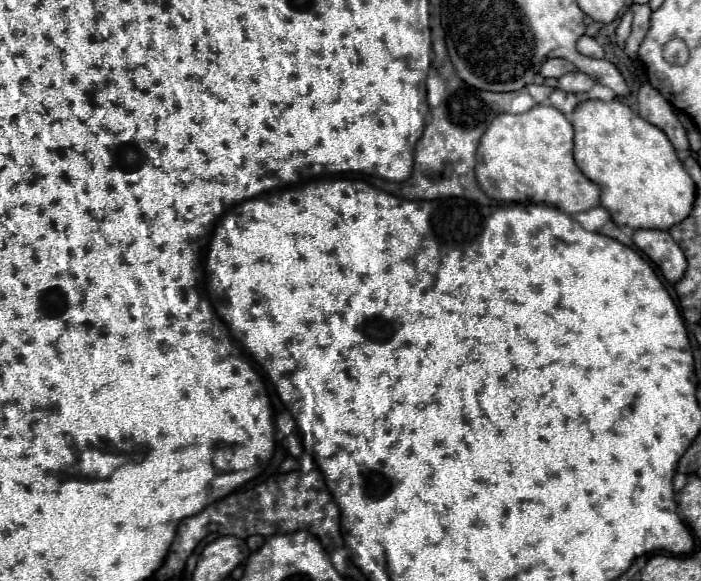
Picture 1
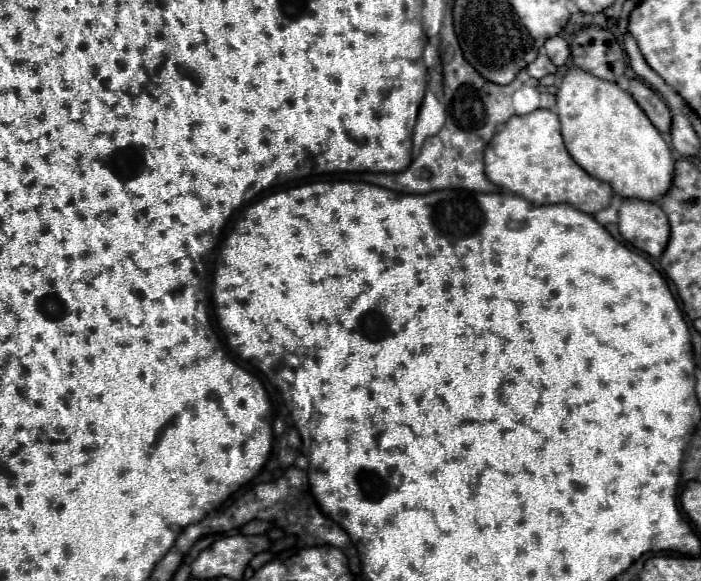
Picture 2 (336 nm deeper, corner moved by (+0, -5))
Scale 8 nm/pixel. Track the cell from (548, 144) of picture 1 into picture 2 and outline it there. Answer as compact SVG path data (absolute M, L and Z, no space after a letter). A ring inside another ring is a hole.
M534 110L524 116L512 116L502 130L494 134L484 154L486 178L532 204L570 204L586 214L610 206L612 188L586 174L570 156L560 134L560 120L554 110Z

